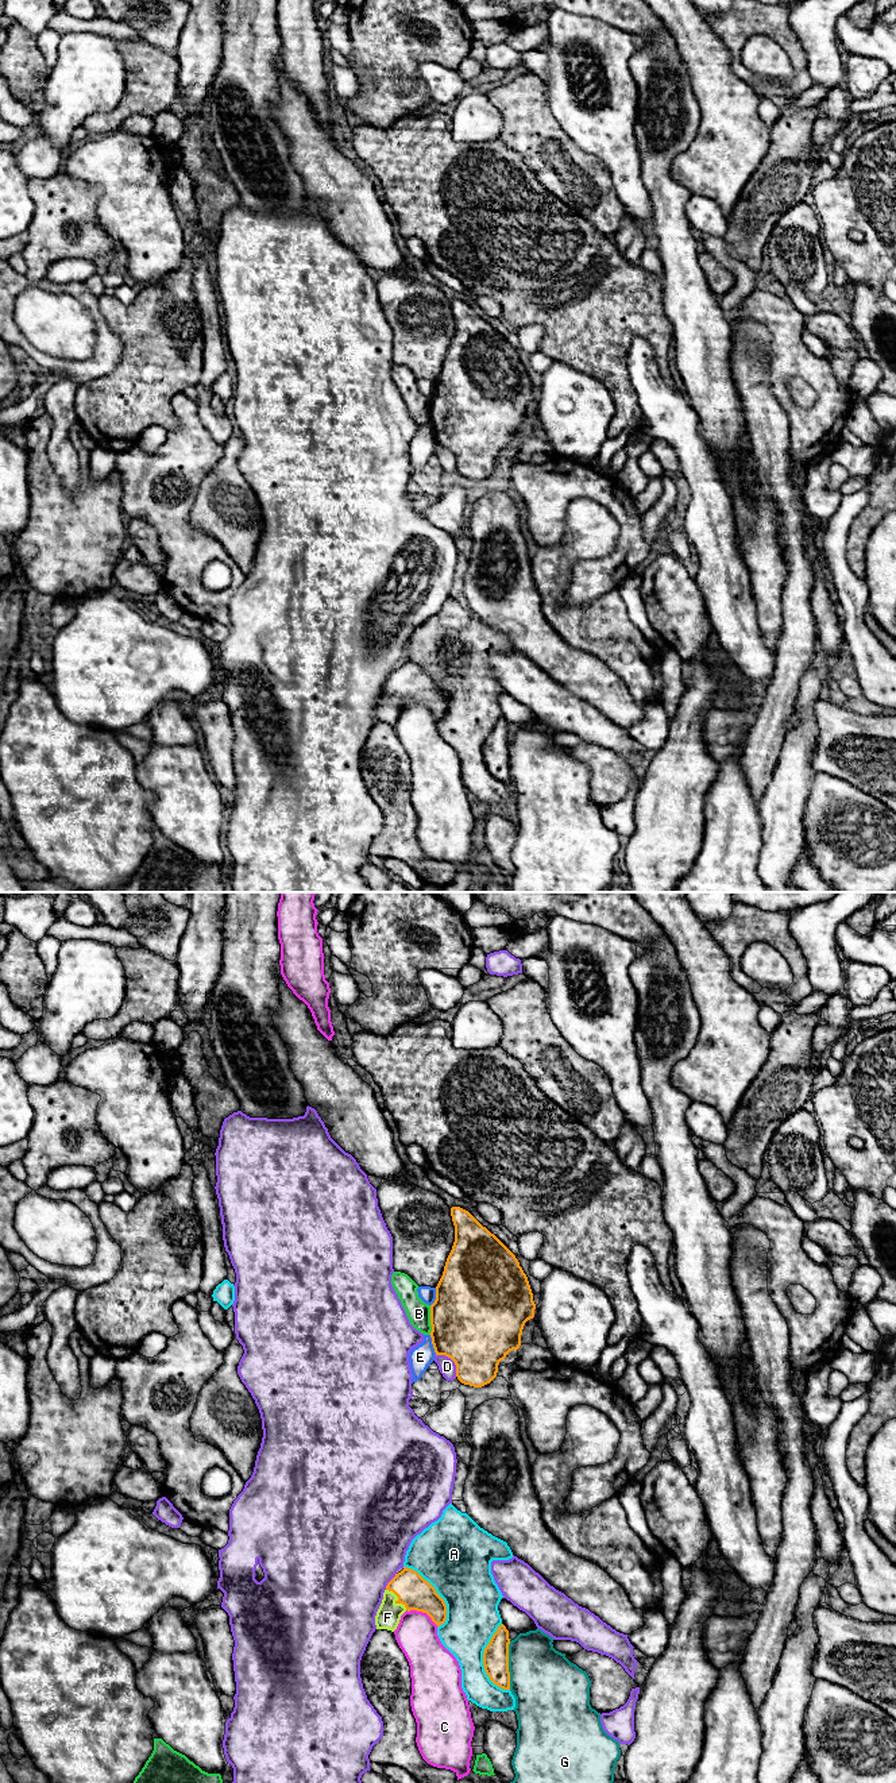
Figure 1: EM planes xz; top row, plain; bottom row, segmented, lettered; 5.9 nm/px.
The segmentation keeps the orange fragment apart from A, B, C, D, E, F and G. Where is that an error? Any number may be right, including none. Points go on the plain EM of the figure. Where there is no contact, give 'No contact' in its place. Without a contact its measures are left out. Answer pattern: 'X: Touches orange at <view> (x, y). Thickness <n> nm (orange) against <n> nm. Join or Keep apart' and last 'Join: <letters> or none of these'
A: Touches orange at xz (483, 753). Thickness 160 nm (orange) against 300 nm. Keep apart
B: Touches orange at xz (431, 413). Thickness 500 nm (orange) against 140 nm. Keep apart
C: Touches orange at xz (423, 705). Thickness 200 nm (orange) against 240 nm. Keep apart
D: Touches orange at xz (452, 452). Thickness 500 nm (orange) against 100 nm. Keep apart
E: Touches orange at xz (432, 436). Thickness 460 nm (orange) against 140 nm. Keep apart
F: Touches orange at xz (398, 691). Thickness 200 nm (orange) against 140 nm. Join
G: Touches orange at xz (508, 759). Thickness 160 nm (orange) against 400 nm. Keep apart
Join: F

